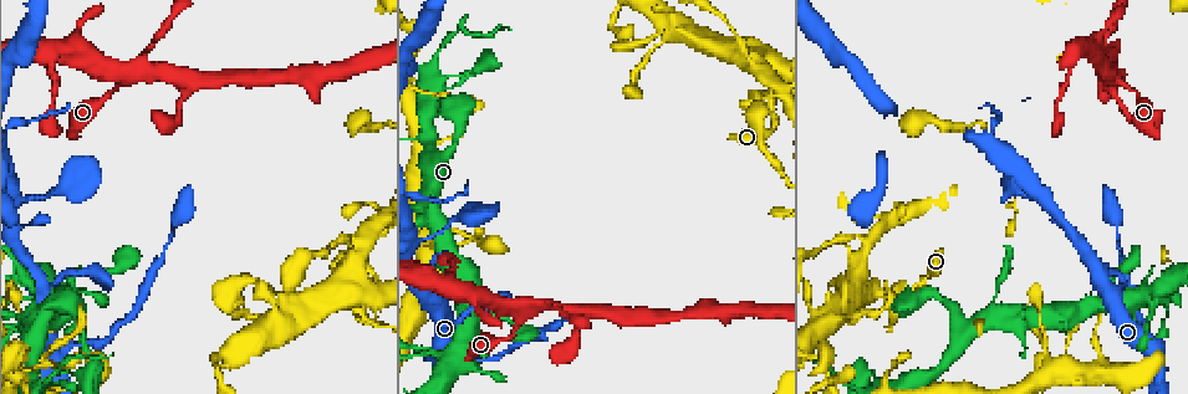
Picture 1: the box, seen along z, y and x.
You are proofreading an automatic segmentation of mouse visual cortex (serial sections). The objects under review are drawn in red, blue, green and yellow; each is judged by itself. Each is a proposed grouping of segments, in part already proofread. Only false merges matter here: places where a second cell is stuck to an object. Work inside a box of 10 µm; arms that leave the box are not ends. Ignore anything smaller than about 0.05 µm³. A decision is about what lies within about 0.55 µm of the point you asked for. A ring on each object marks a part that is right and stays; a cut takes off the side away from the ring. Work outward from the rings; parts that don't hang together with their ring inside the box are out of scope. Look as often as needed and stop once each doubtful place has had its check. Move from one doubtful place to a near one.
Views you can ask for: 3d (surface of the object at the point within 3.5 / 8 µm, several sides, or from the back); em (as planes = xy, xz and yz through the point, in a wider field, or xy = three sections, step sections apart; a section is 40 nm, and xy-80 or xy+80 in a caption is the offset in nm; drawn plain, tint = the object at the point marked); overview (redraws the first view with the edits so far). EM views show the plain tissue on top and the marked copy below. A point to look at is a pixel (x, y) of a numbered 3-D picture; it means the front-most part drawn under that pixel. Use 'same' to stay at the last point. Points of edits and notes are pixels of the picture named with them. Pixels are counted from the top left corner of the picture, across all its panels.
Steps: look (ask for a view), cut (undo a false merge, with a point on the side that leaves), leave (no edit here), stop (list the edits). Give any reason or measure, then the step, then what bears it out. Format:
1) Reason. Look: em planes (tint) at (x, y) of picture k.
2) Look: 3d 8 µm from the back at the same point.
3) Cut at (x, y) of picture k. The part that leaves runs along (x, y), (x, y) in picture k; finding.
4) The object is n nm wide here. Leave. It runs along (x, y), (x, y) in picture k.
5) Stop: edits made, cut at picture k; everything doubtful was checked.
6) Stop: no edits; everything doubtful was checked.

Four-way junction. Look: 3d 3.5 µm at (1112, 80) of picture 1.

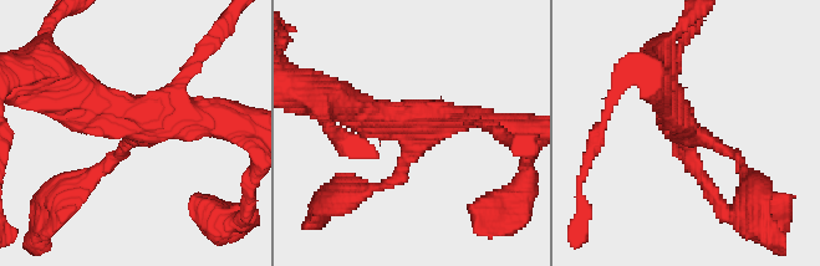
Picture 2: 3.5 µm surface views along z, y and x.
4 arms meet here; the arms are 150, 200, 300, 350 nm wide; now the EM. Look: em xy step 1 (tint) at (149, 133) of picture 2.

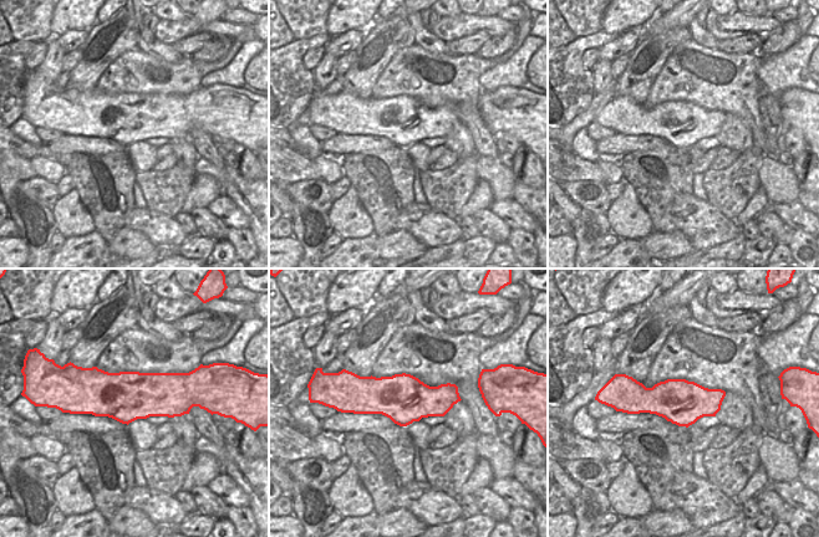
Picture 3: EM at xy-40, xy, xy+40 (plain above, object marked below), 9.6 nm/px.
Leave. It runs along (385, 184), (438, 119), (503, 123) in picture 2; all the same cell.

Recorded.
Sudden change in width. Look: 3d 3.5 µm at (77, 344) of picture 1.

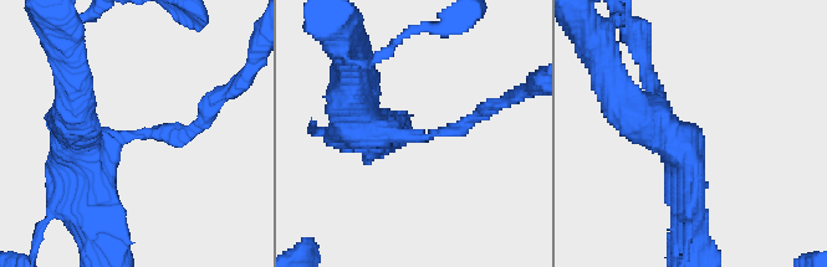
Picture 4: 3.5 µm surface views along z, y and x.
The arms are 150, 500 nm wide. Look: em xy step 2 (tint) at (129, 137) of picture 4.

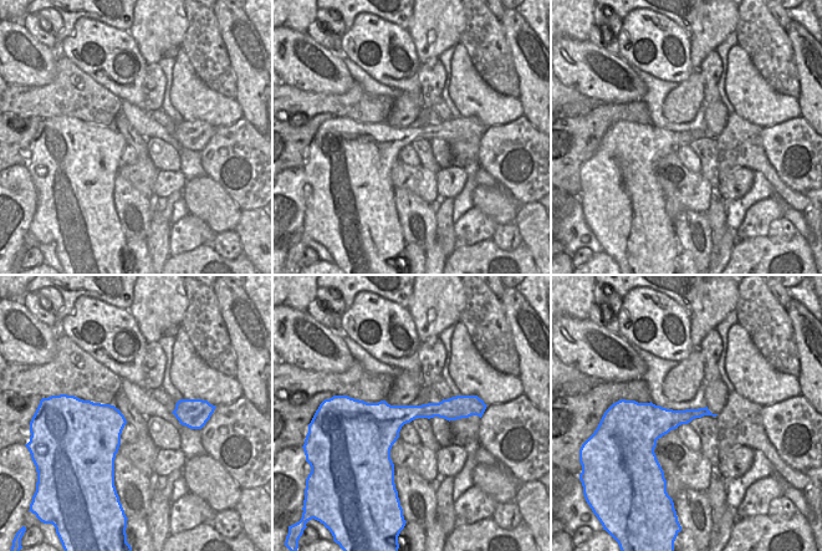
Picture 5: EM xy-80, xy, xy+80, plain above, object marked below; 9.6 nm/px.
Leave. It runs along (352, 99), (371, 132), (406, 138), (481, 112) in picture 4; continuous, no second cell.

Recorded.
Three-way junction. Look: 3d 3.5 µm at (771, 109) of picture 1.

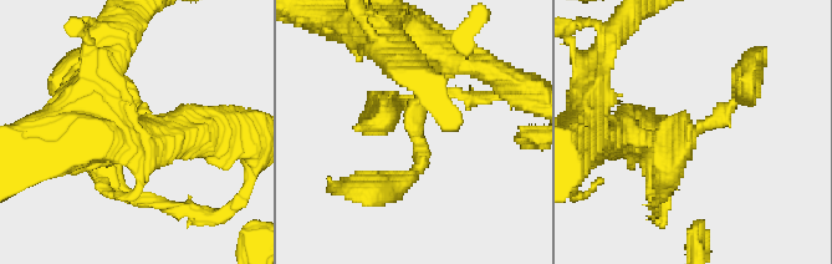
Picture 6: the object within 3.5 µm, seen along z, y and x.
3 arms meet here; the arms are 200, 200, 400 nm wide; shape alone is not enough. Look: em xy step 2 (tint) at (414, 125) of picture 6.

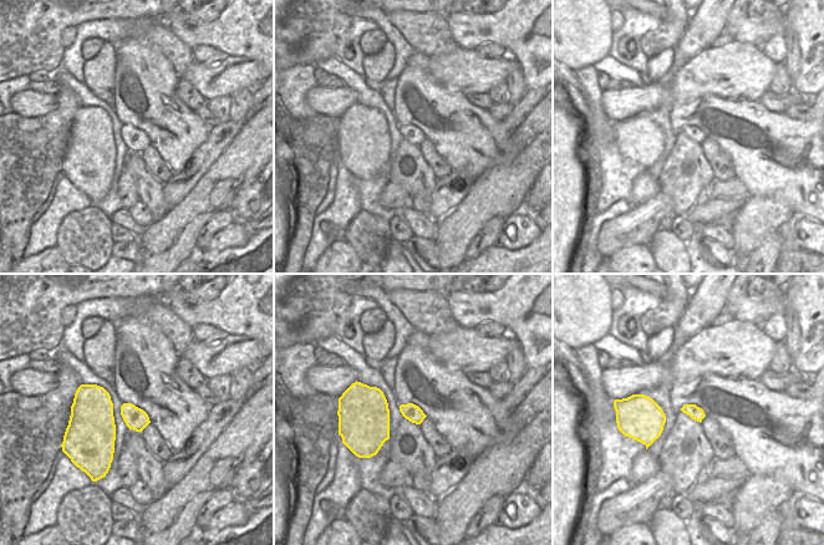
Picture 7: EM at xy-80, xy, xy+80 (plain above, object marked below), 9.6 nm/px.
Cut it another way. Look: em xy step 3 (tint) at the same point.

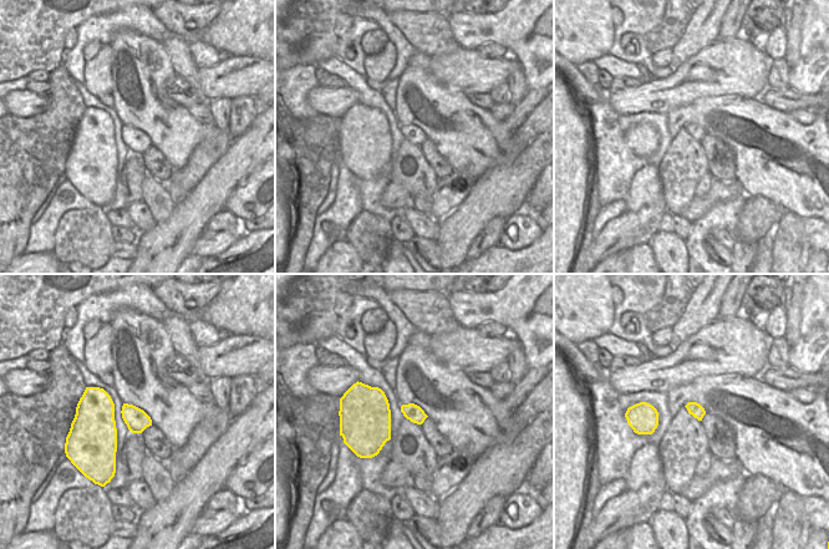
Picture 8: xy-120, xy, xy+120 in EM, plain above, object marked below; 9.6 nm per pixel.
Leave. It runs along (398, 182), (420, 166), (417, 105), (444, 61) in picture 6; all the same cell.

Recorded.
Stop: no edits; everything doubtful was checked.

